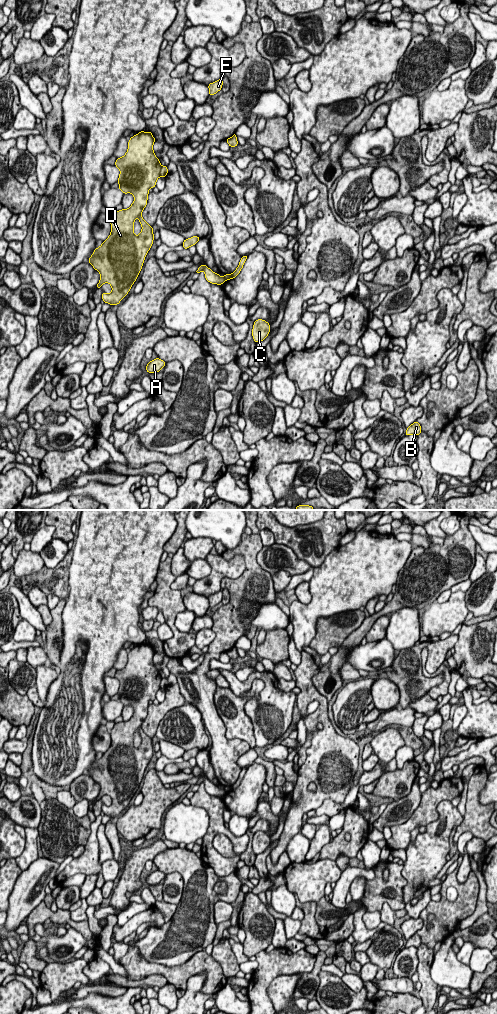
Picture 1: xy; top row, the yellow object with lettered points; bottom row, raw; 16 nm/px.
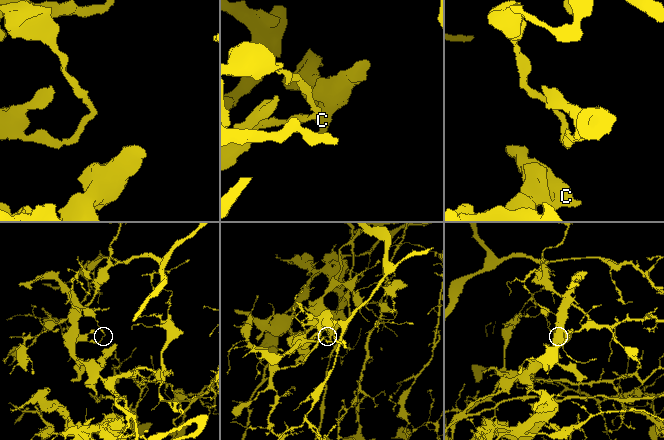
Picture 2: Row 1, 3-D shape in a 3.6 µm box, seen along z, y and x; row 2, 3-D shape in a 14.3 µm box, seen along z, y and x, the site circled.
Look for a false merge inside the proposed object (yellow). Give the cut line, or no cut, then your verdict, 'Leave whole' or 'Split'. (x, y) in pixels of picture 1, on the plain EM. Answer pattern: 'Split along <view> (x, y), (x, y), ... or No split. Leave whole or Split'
Split along xy (162, 678), (159, 687). Split

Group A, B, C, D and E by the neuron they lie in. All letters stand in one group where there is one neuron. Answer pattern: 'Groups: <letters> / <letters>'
Groups: A C D / B E

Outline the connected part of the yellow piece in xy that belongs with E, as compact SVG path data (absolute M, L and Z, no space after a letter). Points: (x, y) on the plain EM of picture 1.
M220 590L219 592L213 594L213 595L210 595L208 597L208 600L209 600L209 607L210 608L213 608L214 606L216 606L218 603L220 603L222 601L222 597L223 597L223 593L222 591Z

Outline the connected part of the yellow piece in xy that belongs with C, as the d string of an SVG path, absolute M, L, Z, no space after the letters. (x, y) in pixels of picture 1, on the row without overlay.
M258 831L254 834L252 848L256 855L263 853L270 844L270 836L265 832Z

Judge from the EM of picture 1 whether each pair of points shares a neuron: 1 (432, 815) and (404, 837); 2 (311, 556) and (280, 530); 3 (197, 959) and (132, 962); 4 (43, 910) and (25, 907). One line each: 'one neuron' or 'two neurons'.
1: one neuron
2: one neuron
3: one neuron
4: two neurons

